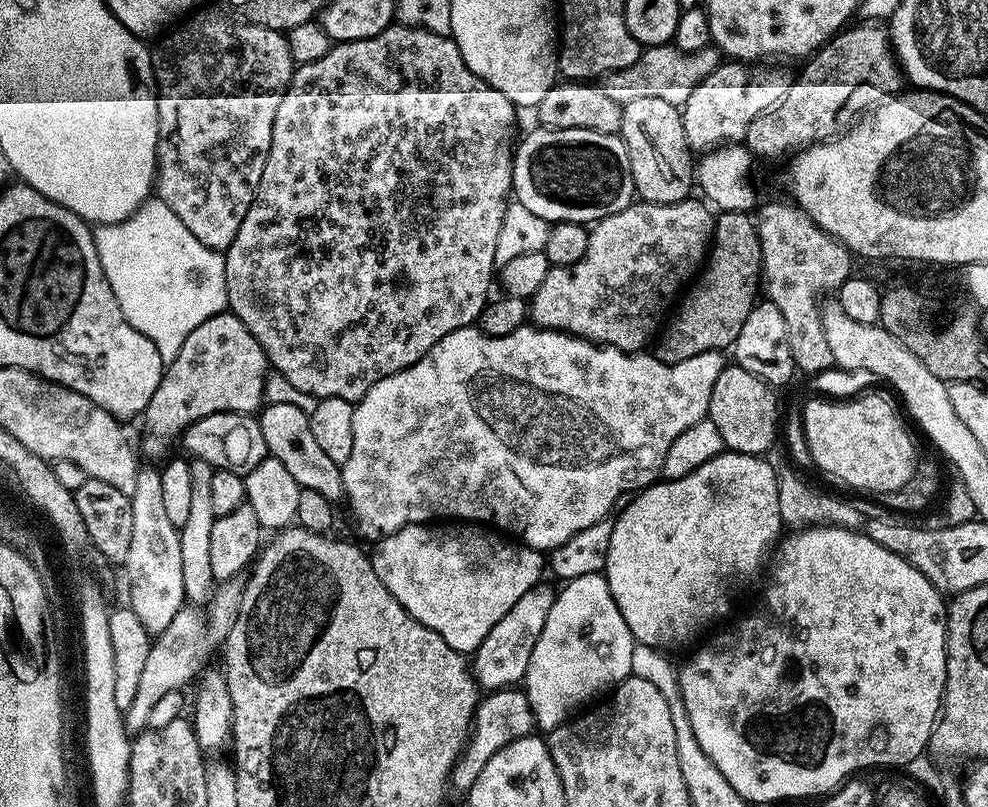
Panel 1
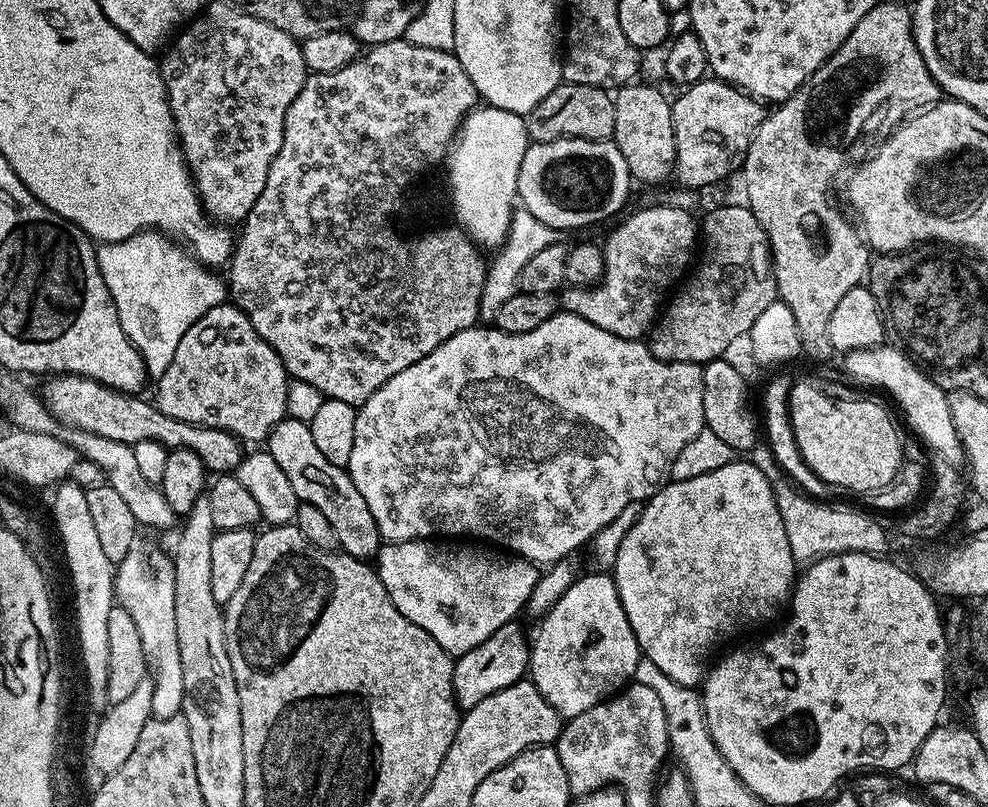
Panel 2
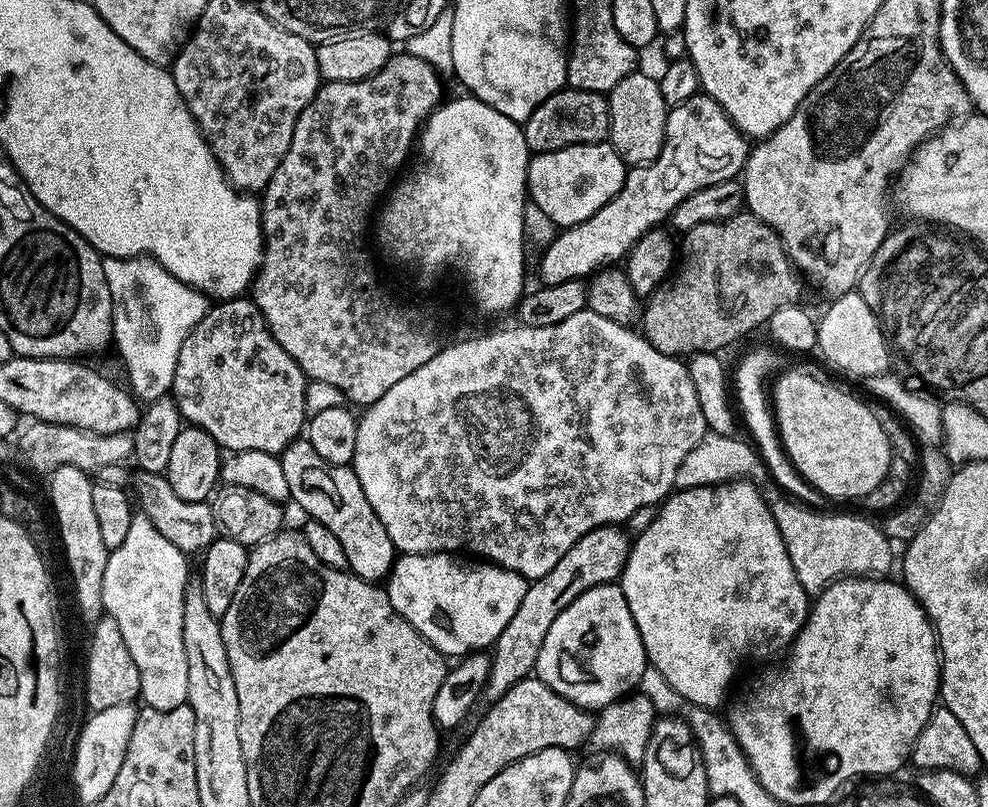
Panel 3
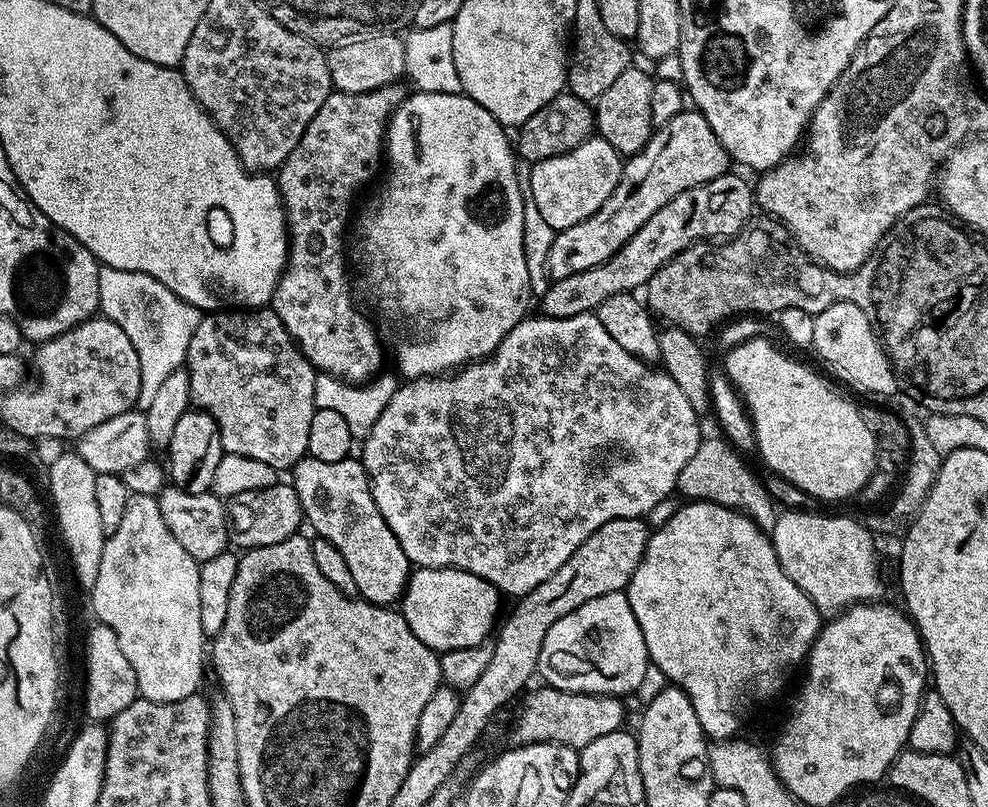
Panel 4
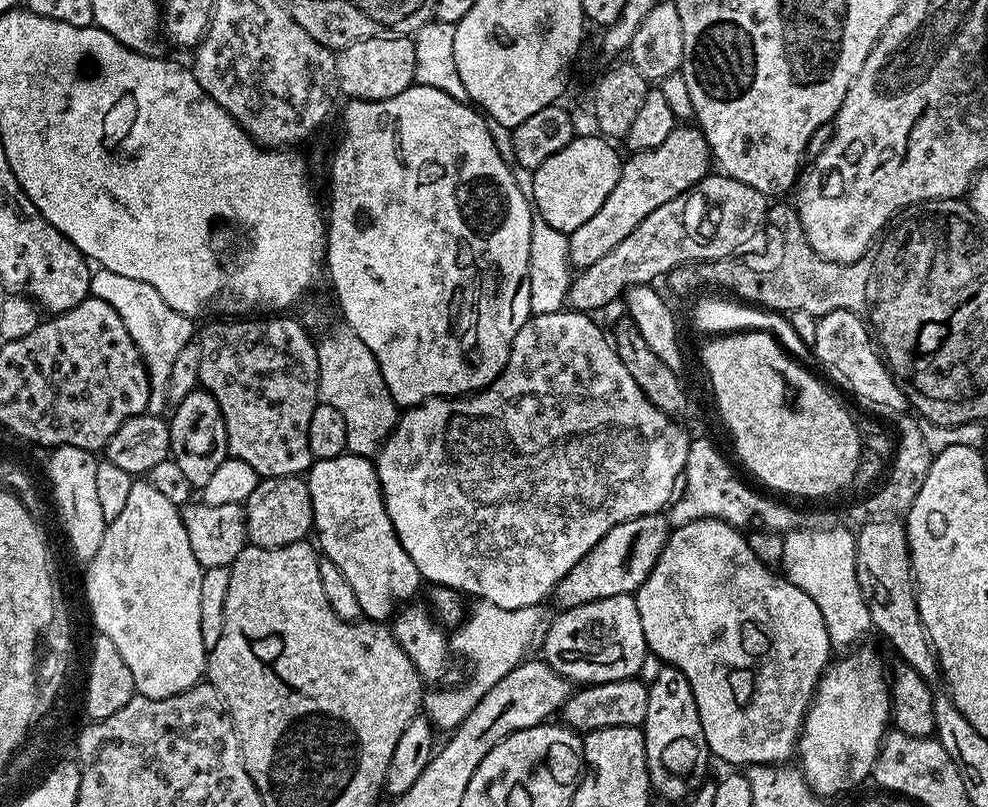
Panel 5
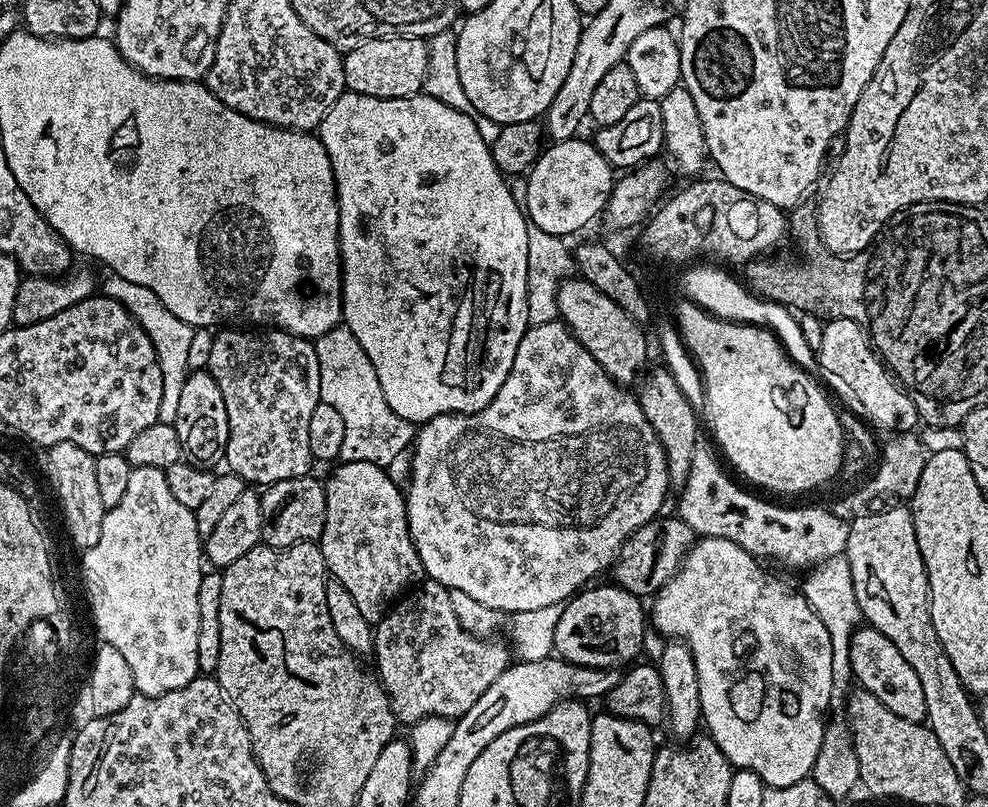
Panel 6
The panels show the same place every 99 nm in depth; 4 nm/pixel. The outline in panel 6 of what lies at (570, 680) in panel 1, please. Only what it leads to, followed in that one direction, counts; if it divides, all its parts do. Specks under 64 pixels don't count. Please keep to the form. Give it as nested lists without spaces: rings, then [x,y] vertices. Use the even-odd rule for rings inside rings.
[[[589,587],[577,592],[564,604],[558,630],[554,630],[559,659],[591,668],[619,669],[620,664],[627,665],[641,655],[646,631],[645,605],[643,608],[641,597],[631,596],[625,588],[611,587]]]

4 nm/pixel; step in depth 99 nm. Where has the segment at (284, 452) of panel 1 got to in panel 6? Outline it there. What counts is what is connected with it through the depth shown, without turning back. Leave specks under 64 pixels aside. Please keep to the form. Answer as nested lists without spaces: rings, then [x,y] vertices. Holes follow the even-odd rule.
[[[340,462],[335,465],[336,469],[332,472],[329,480],[323,481],[326,490],[326,526],[322,530],[320,539],[320,553],[324,559],[325,569],[330,573],[331,579],[342,582],[342,586],[346,586],[346,590],[350,590],[350,598],[354,598],[354,606],[358,606],[360,613],[373,624],[379,624],[380,619],[387,614],[393,607],[394,602],[399,601],[413,586],[421,583],[425,579],[424,567],[418,558],[418,550],[412,541],[412,535],[408,529],[408,506],[406,503],[405,493],[387,476],[385,469],[374,462]]]

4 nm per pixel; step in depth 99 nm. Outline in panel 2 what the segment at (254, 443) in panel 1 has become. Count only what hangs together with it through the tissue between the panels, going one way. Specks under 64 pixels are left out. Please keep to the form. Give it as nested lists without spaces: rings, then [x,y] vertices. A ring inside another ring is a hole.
[[[56,374],[45,380],[48,381],[42,387],[44,405],[52,411],[61,425],[71,426],[82,432],[93,432],[102,438],[110,438],[123,444],[134,445],[143,440],[157,440],[169,450],[194,450],[194,454],[202,458],[205,469],[212,474],[235,473],[236,467],[246,455],[246,448],[243,448],[245,445],[237,433],[208,422],[191,424],[188,420],[176,420],[173,416],[162,414],[162,410],[151,399],[143,400],[143,395],[119,392],[85,376]]]

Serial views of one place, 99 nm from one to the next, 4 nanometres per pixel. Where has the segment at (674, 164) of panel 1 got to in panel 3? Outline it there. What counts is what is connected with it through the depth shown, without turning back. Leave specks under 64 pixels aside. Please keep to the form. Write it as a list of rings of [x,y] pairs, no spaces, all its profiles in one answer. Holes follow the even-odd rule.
[[[643,70],[632,72],[618,86],[607,93],[610,110],[610,130],[608,140],[612,148],[624,159],[625,165],[649,164],[664,145],[666,118],[669,104],[662,98],[659,79],[655,75],[647,76]]]

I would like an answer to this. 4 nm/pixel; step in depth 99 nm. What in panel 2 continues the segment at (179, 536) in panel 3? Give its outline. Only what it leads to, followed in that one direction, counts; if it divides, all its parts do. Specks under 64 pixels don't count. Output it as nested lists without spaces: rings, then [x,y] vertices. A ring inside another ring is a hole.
[[[79,430],[69,431],[66,439],[69,444],[75,448],[83,459],[90,462],[98,462],[102,466],[106,482],[122,499],[130,505],[130,510],[134,513],[137,525],[148,528],[172,528],[175,529],[178,524],[178,517],[174,510],[170,510],[170,502],[160,493],[159,487],[150,482],[146,482],[134,458],[132,445],[114,442],[110,438],[102,438],[93,432],[82,432]]]

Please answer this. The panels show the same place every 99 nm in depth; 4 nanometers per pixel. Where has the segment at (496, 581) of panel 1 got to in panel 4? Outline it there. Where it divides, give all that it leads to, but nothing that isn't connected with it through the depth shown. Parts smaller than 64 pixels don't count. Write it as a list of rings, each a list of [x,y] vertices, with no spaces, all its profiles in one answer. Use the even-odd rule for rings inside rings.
[[[416,568],[404,587],[402,611],[416,637],[433,652],[443,654],[485,643],[493,635],[500,600],[502,593],[478,574],[457,568]]]

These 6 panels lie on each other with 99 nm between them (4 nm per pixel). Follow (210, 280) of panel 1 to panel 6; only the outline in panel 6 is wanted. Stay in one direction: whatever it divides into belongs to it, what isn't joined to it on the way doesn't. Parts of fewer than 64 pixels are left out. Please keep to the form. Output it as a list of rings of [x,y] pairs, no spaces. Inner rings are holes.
[[[115,274],[105,275],[102,280],[103,295],[116,300],[146,330],[154,350],[158,354],[158,366],[162,366],[162,402],[158,405],[158,421],[166,424],[176,423],[178,414],[178,397],[182,394],[182,382],[186,382],[190,371],[186,357],[190,350],[190,338],[194,331],[192,325],[182,322],[178,314],[170,314],[166,306],[146,286],[138,286],[138,282],[126,282],[126,278]]]

